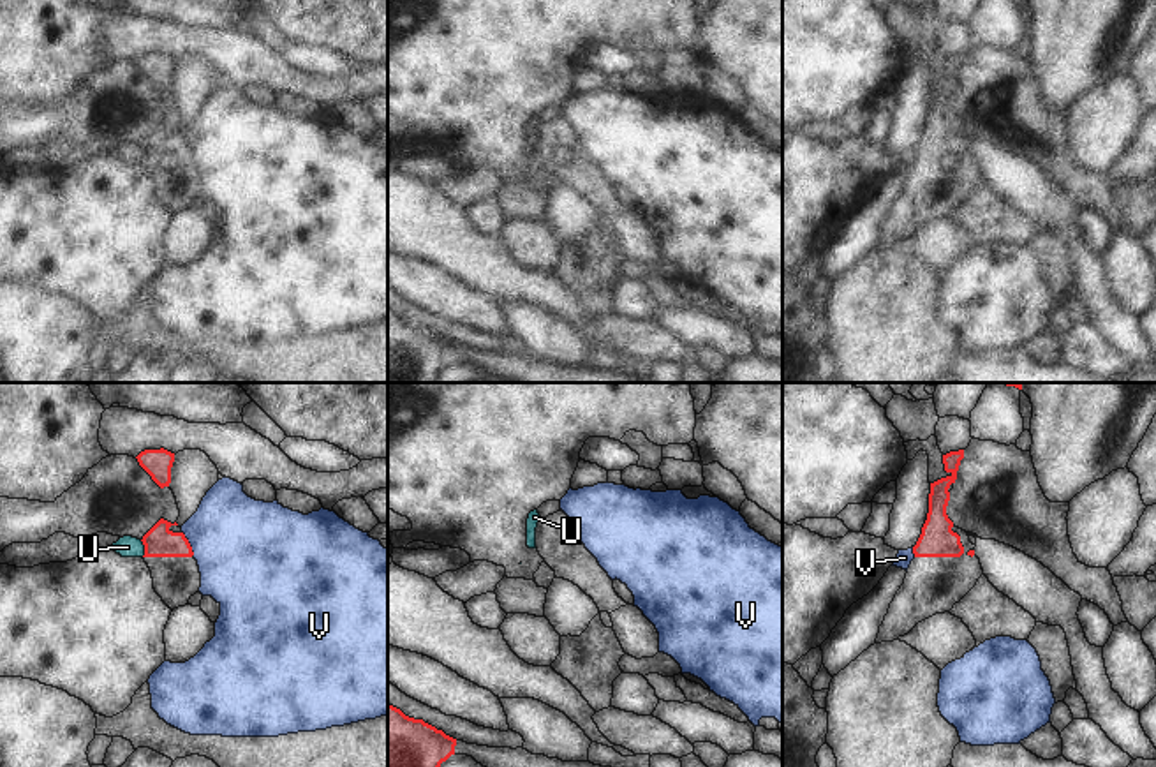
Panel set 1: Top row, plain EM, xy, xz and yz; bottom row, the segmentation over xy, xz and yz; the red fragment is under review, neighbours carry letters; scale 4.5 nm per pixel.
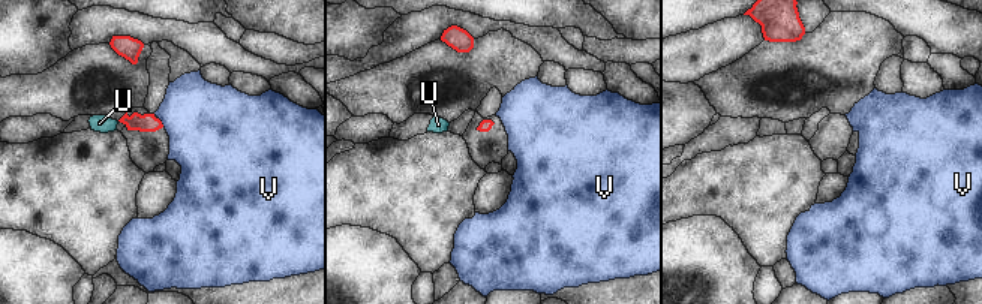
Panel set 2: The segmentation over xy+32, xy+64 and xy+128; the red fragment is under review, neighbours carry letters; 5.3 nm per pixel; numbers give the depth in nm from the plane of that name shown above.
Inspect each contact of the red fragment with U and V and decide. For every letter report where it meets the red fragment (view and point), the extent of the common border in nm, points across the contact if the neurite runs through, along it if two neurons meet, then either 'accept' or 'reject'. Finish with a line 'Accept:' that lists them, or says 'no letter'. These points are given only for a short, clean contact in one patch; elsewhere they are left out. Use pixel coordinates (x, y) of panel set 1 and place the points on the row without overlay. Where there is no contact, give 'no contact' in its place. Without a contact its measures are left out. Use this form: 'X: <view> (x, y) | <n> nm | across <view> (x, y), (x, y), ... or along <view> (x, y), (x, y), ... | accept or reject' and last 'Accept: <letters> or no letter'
U: xy (145, 154) | 80 nm | reject
V: xy (189, 148) | 130 nm | along xy (182, 136), (194, 159) | reject
Accept: no letter

